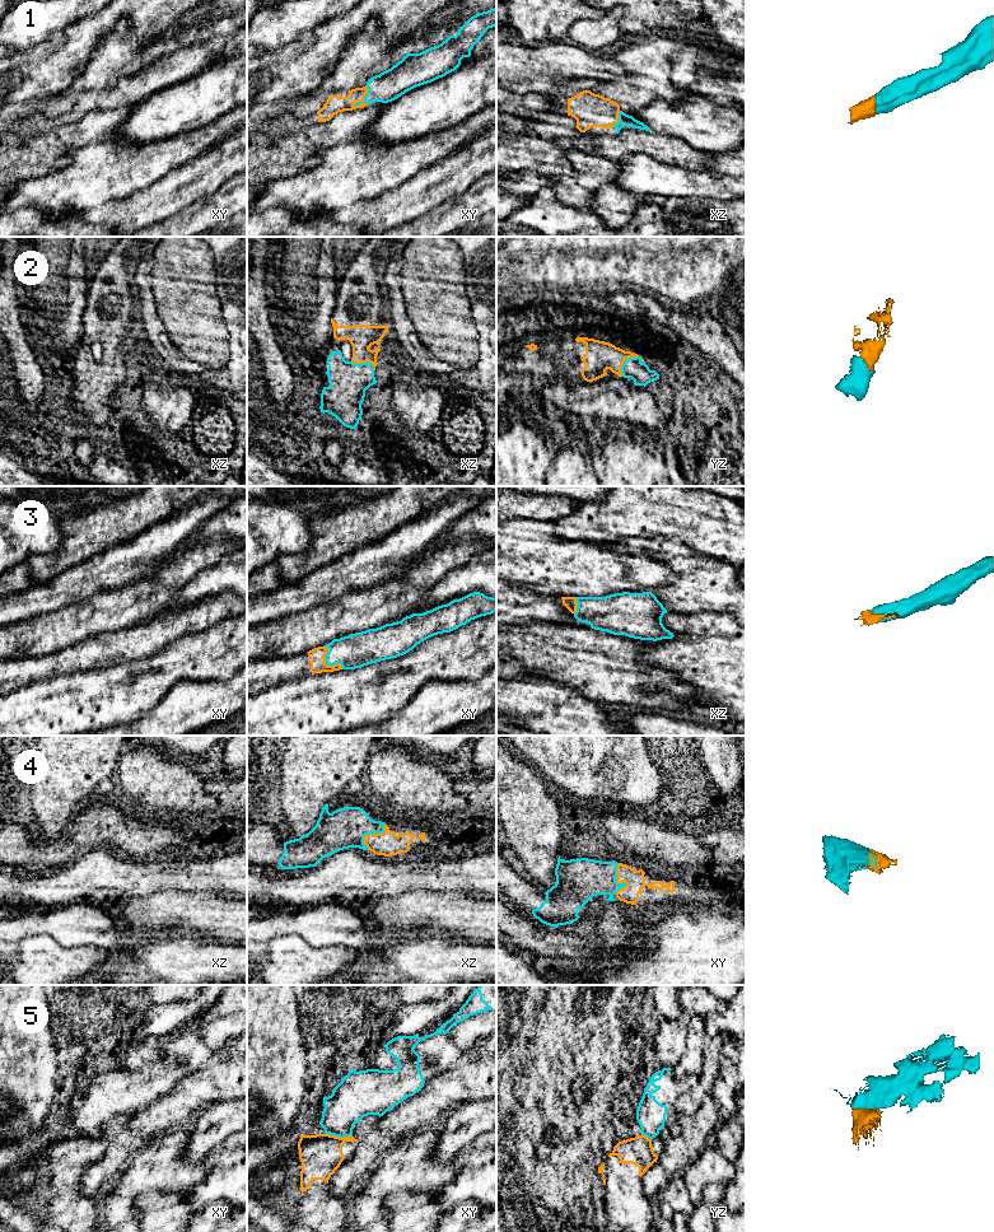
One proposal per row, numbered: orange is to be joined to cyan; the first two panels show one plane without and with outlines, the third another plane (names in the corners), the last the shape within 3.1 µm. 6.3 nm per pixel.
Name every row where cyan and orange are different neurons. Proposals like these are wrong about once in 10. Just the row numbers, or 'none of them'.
5

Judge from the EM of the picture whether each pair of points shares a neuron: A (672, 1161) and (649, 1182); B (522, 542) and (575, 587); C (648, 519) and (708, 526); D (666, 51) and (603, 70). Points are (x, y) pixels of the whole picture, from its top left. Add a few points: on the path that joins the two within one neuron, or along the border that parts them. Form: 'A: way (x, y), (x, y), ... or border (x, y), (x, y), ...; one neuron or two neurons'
A: border (657, 1160), (670, 1177), (681, 1175); two neurons
B: way (535, 555), (563, 580); one neuron
C: way (663, 517), (692, 517); one neuron
D: border (606, 56), (616, 60), (629, 74); two neurons

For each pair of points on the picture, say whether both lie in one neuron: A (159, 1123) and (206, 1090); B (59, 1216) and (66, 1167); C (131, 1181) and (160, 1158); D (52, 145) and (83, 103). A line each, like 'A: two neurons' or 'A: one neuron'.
A: one neuron
B: one neuron
C: one neuron
D: two neurons

